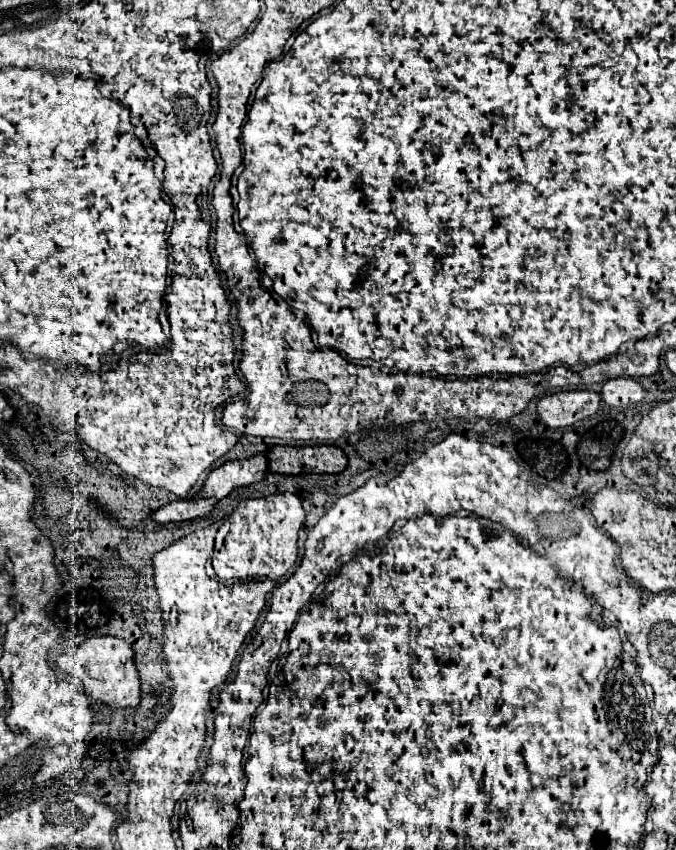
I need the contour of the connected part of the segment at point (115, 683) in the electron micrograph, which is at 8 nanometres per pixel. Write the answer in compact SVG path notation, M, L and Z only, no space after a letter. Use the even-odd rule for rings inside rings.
M95 636L81 644L77 650L67 650L57 666L79 678L85 684L85 692L95 700L111 706L111 708L127 708L137 706L141 700L141 680L135 668L135 652L127 640L113 636Z

